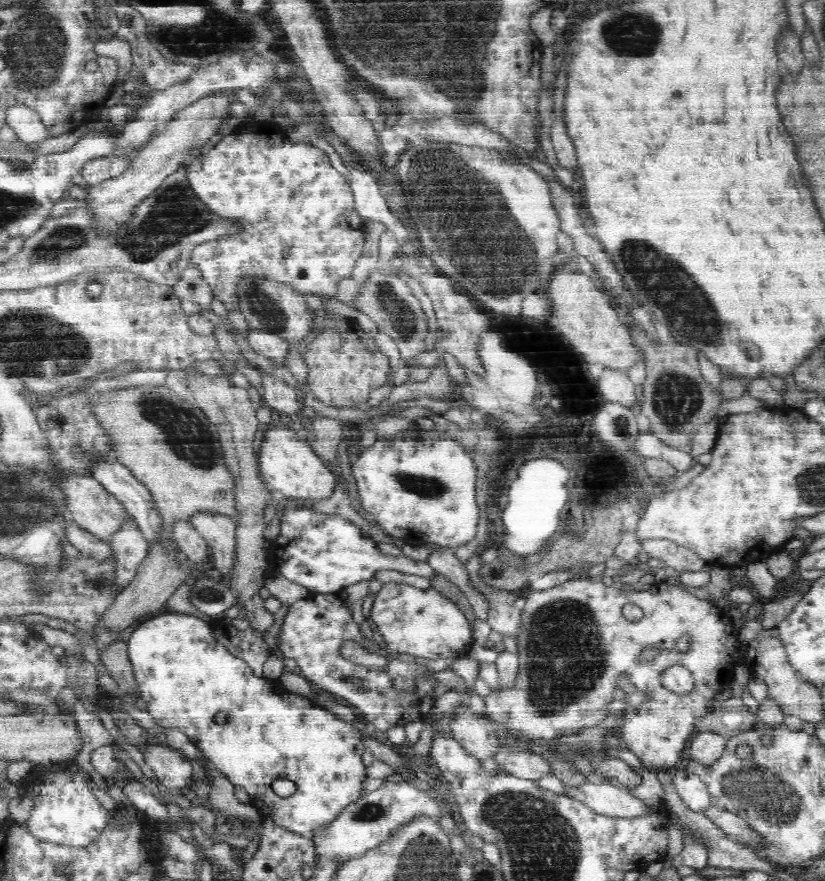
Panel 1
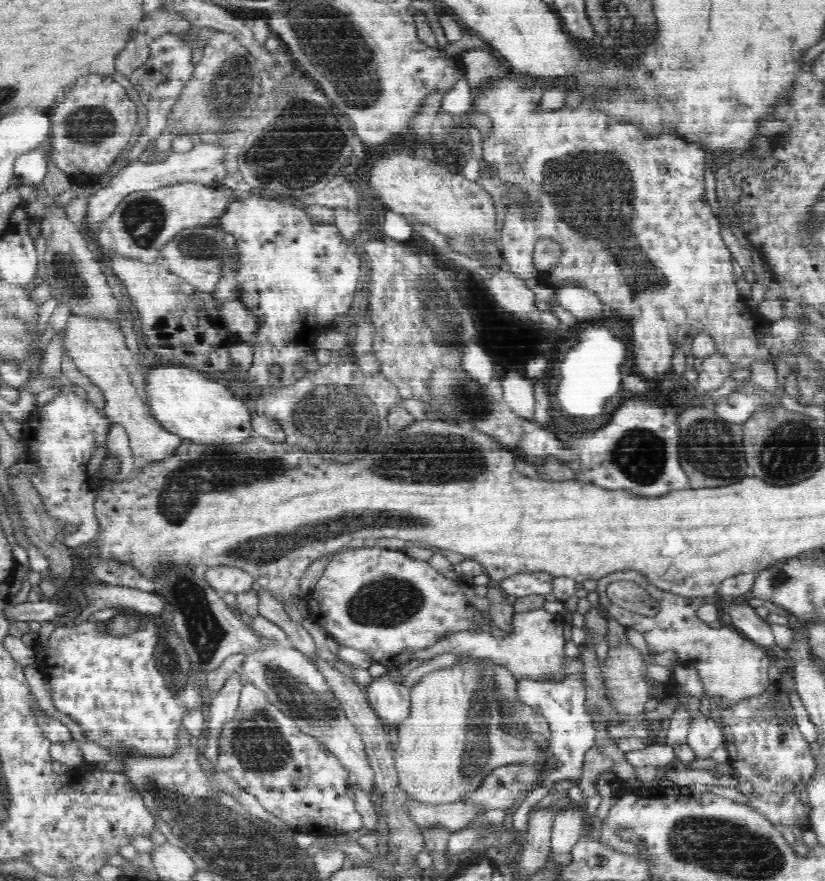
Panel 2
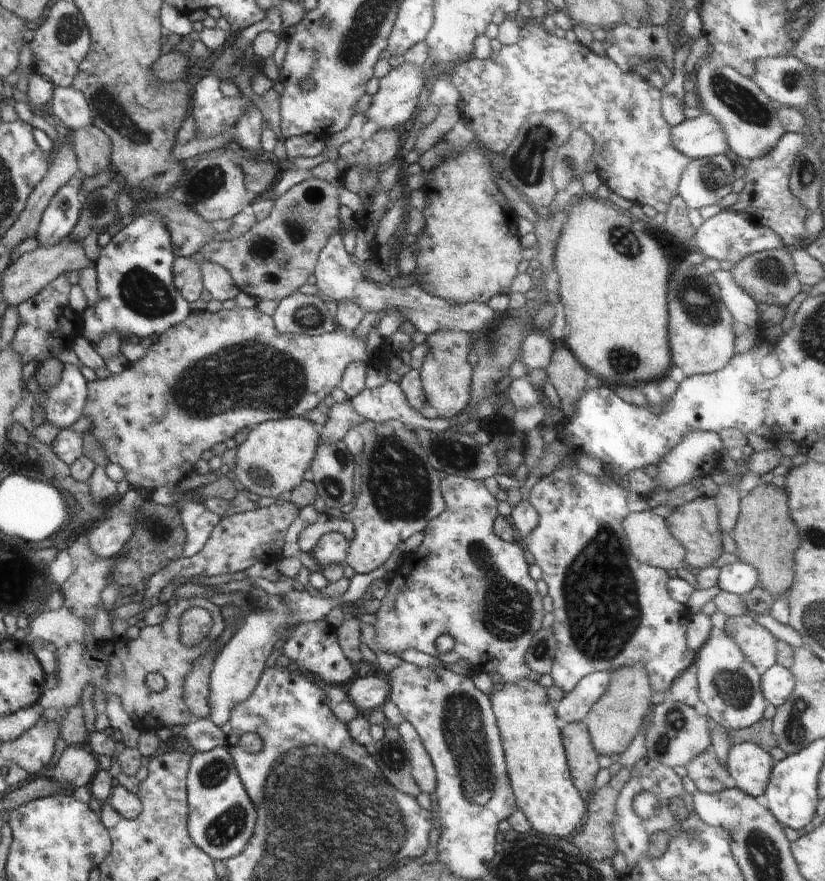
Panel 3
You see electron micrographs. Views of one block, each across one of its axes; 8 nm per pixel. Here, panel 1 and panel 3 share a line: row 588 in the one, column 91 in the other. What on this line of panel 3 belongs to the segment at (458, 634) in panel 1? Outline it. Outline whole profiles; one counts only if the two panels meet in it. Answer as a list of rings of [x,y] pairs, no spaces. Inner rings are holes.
[[[237,306],[232,310],[222,309],[217,313],[209,311],[192,313],[185,323],[177,324],[176,327],[172,327],[169,331],[161,334],[157,343],[148,344],[146,356],[140,362],[130,364],[122,374],[113,374],[105,379],[90,381],[90,396],[85,408],[85,416],[90,416],[93,419],[94,426],[90,432],[101,439],[110,462],[117,462],[123,467],[125,478],[131,488],[146,489],[154,493],[162,487],[179,486],[182,480],[194,472],[193,466],[196,466],[198,460],[202,460],[206,450],[212,450],[216,444],[222,444],[222,442],[231,443],[238,440],[244,432],[257,427],[259,423],[273,421],[274,419],[280,420],[286,417],[302,417],[306,419],[308,412],[314,410],[324,400],[324,396],[328,396],[334,390],[334,386],[341,382],[342,372],[350,363],[371,364],[372,356],[368,357],[365,344],[366,340],[358,340],[354,338],[352,333],[341,329],[312,336],[282,333],[277,328],[273,316],[262,313],[257,307],[241,309]]]

